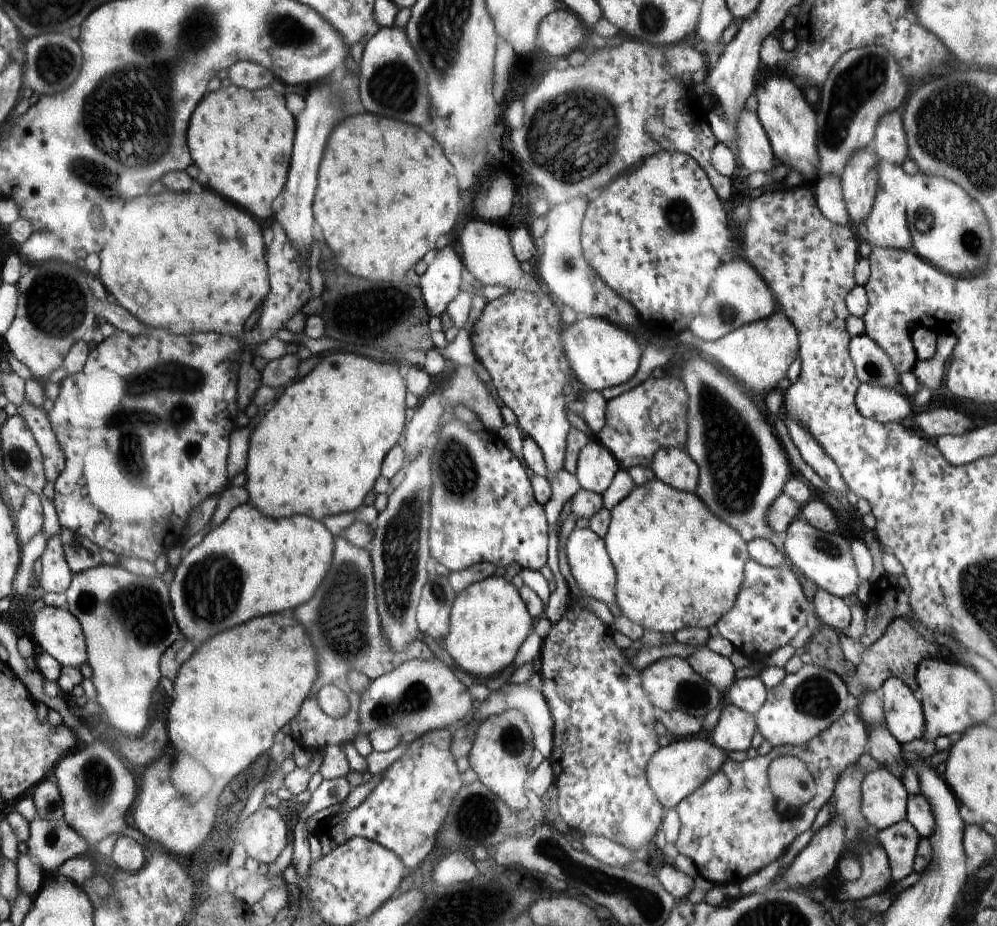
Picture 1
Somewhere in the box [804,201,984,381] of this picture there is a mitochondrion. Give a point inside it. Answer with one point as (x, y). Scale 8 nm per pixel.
(924, 218)

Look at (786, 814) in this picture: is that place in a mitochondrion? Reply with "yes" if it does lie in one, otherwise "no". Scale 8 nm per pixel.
yes

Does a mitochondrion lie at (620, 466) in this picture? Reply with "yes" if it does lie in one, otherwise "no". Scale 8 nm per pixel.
no

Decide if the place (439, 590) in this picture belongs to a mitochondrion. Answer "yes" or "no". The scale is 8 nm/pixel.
yes

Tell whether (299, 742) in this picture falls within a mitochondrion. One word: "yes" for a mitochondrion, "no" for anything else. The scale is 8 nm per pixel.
no

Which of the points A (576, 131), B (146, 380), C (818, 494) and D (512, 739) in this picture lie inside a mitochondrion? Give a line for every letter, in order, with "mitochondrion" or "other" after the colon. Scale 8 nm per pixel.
A: mitochondrion
B: mitochondrion
C: other
D: mitochondrion

